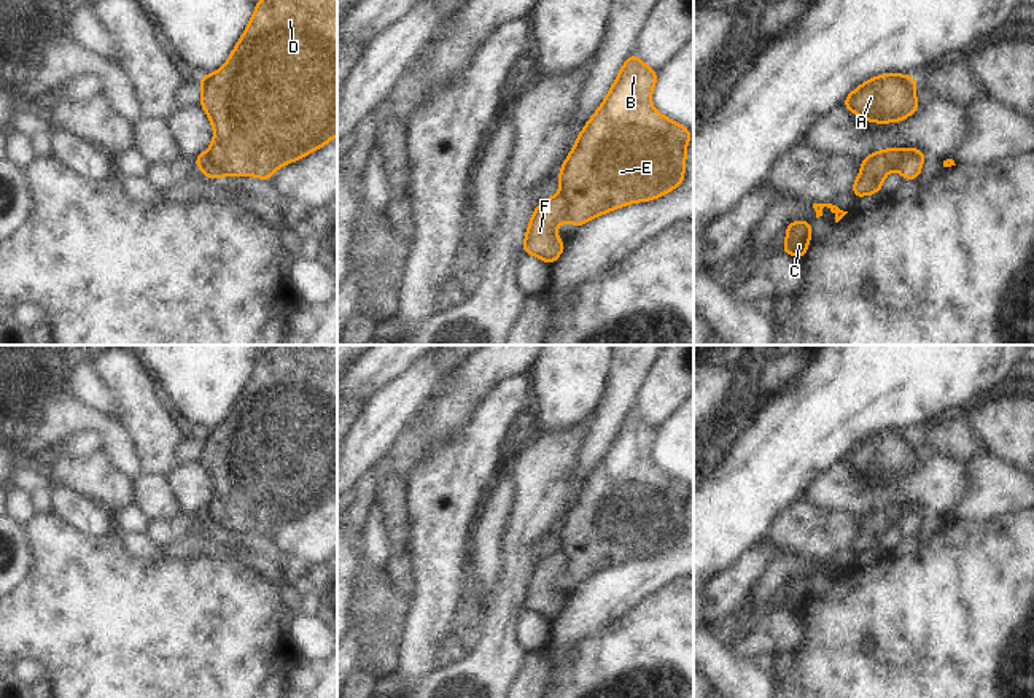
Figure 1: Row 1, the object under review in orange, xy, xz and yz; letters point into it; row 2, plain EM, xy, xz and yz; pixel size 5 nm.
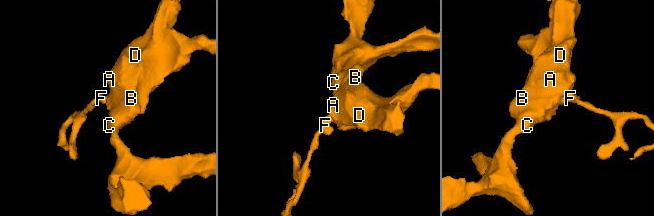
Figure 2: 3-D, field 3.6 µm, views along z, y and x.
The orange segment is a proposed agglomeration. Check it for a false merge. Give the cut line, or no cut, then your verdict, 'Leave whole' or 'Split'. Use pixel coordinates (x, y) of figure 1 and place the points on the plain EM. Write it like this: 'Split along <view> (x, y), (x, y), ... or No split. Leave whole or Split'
Split along yz (923, 514), (907, 511), (897, 522). Split.

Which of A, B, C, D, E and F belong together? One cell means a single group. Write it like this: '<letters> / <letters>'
A B C D E / F

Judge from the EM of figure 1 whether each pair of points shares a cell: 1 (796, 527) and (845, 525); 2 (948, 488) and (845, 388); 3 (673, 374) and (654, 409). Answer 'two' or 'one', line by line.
1: one
2: two
3: one

